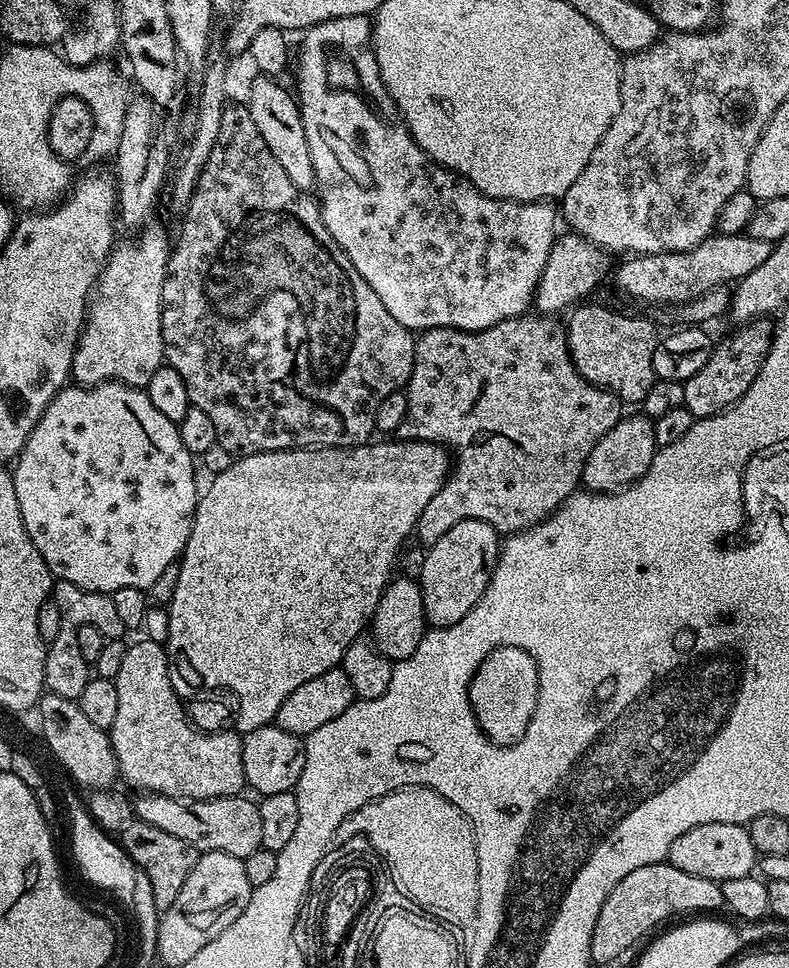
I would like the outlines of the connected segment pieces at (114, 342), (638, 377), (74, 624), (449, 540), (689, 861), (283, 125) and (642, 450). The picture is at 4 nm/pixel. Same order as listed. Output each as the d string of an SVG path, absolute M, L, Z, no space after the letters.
M157 222L147 225L139 233L136 244L117 243L113 247L100 278L96 281L94 295L86 309L84 327L80 330L80 340L72 355L71 379L80 386L93 384L129 384L132 388L147 389L150 378L166 360L166 349L162 338L162 286L168 272L170 236Z
M581 302L571 309L572 317L566 320L566 331L568 334L568 349L572 355L574 366L582 378L591 384L598 382L599 388L612 392L625 405L639 405L646 398L650 386L657 376L654 372L654 352L658 343L656 328L648 320L640 316L627 316L624 312L615 312L604 304L587 304Z
M56 580L53 583L50 597L61 615L62 626L58 630L58 638L47 645L46 666L44 667L44 686L51 695L61 696L67 700L79 701L82 690L86 690L86 682L90 679L90 665L82 658L82 650L78 650L76 632L84 625L94 625L101 629L107 639L125 635L122 620L115 612L114 602L109 593L84 591L75 587L72 582Z
M463 520L458 526L450 526L438 542L427 545L424 561L420 564L420 576L418 583L422 590L422 606L428 619L429 625L433 628L445 628L454 626L474 610L474 606L482 598L482 594L488 585L488 579L494 574L496 563L500 557L500 546L502 543L501 533L496 531L494 526L477 520Z
M706 822L674 838L668 851L667 863L683 870L685 874L694 874L694 878L710 878L719 882L753 875L758 868L758 854L754 850L754 842L750 842L750 834L745 825L734 822Z
M256 78L252 89L248 92L246 103L250 110L250 118L254 118L254 126L258 126L258 134L262 134L262 142L270 146L270 154L274 154L282 170L294 186L298 186L302 192L311 193L316 187L316 175L314 174L314 162L310 162L310 146L306 146L306 130L302 126L302 114L297 97L272 78Z
M643 414L625 415L616 425L590 450L590 458L586 458L583 487L590 492L615 492L627 488L635 480L640 480L650 470L650 462L654 462L657 454L654 438L654 423Z

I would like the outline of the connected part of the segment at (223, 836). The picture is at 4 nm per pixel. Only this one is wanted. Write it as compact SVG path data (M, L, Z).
M140 794L137 797L134 800L135 819L150 826L158 826L158 830L166 830L166 834L174 834L174 838L182 838L182 842L195 848L197 853L221 852L243 861L261 847L260 805L255 799L247 800L247 795L215 796L209 800L189 800L155 794Z

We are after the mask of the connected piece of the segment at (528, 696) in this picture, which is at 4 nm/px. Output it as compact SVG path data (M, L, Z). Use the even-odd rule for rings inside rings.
M502 650L502 654L489 652L484 663L488 666L478 669L472 683L472 700L475 702L478 724L483 732L494 729L496 740L512 741L512 738L516 738L524 728L526 718L534 718L530 710L538 708L534 706L534 686L536 686L538 674L534 672L534 665L522 654L517 654L516 650ZM502 663L504 668L492 668L495 664ZM484 692L489 692L492 696L484 696ZM496 711L504 712L504 720L500 720Z

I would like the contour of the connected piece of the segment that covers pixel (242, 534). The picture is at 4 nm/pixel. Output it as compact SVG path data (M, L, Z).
M399 438L385 440L388 440L385 444L369 442L356 448L287 448L284 452L259 452L233 459L230 470L222 470L211 477L212 485L205 492L203 489L196 501L190 538L184 547L184 555L178 561L178 586L174 586L172 601L166 605L170 618L170 634L166 641L168 669L170 682L180 697L229 692L236 699L235 731L240 734L253 732L264 724L273 723L278 706L282 706L282 702L286 702L302 682L310 682L310 678L318 678L318 674L326 674L326 670L337 667L347 648L365 635L384 587L393 579L392 567L400 556L404 539L415 533L422 510L426 510L430 498L438 494L450 471L450 453L440 444Z

